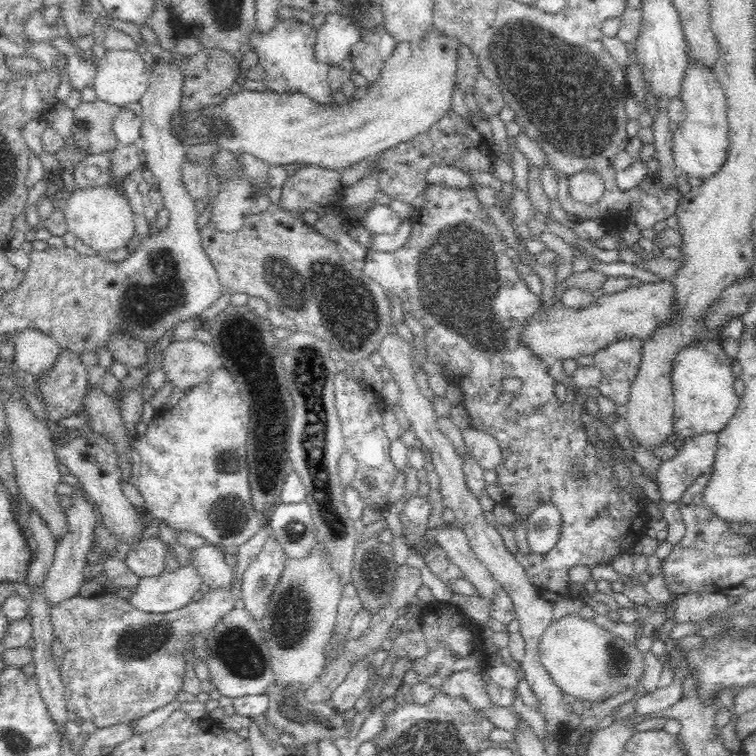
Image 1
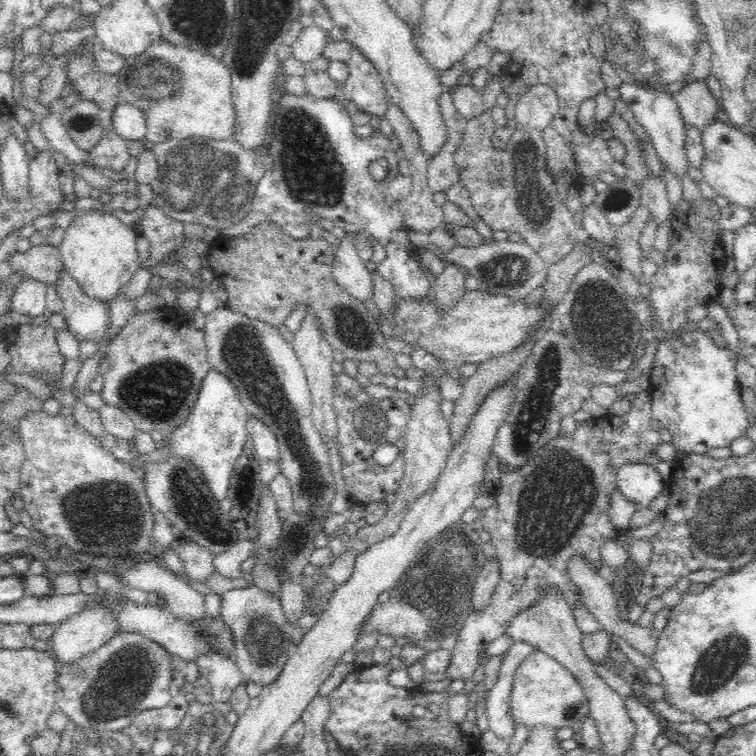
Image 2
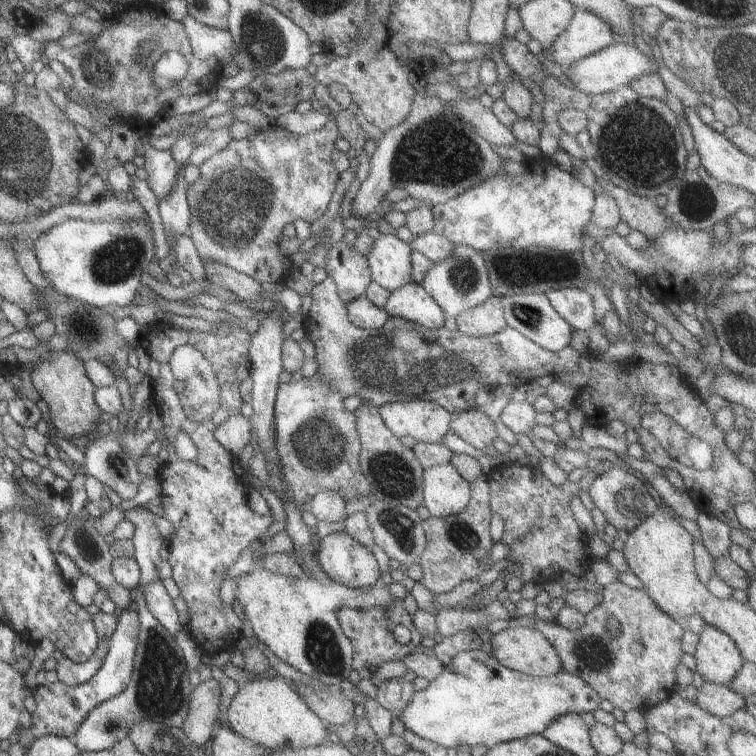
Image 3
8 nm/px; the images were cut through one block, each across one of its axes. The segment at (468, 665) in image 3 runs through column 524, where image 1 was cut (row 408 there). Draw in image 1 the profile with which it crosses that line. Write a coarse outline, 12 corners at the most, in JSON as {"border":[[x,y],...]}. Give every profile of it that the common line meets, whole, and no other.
{"border":[[721,341],[672,360],[673,432],[718,432],[739,404]]}

